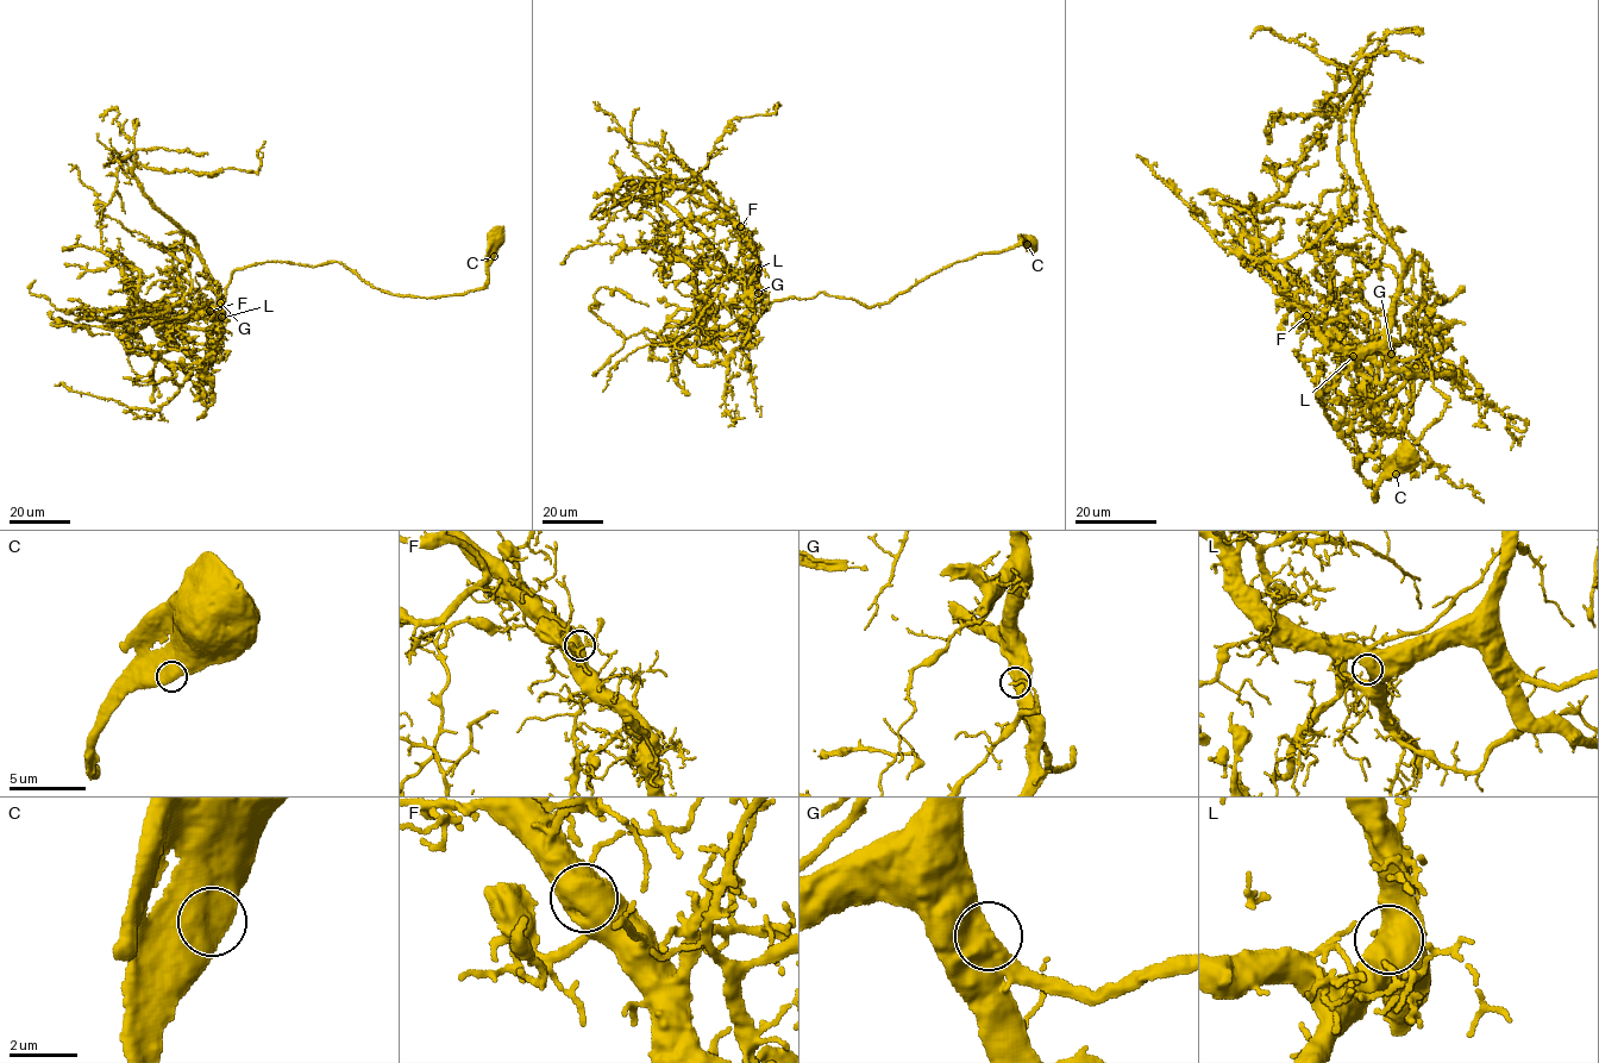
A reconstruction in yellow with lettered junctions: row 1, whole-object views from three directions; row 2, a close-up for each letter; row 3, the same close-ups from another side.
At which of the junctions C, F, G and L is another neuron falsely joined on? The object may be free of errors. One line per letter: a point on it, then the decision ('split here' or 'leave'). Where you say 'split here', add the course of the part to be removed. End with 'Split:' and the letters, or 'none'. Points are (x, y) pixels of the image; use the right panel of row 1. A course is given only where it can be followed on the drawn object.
C: place (1396, 474); leave
F: place (1306, 316); leave
G: place (1391, 354); leave
L: place (1353, 356); leave
Split: none

